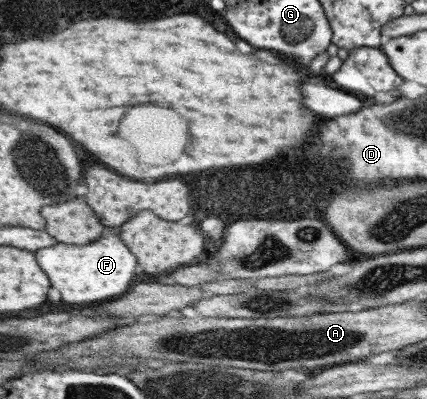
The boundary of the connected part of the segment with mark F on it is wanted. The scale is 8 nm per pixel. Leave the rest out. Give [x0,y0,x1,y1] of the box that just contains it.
[33,236,136,307]

